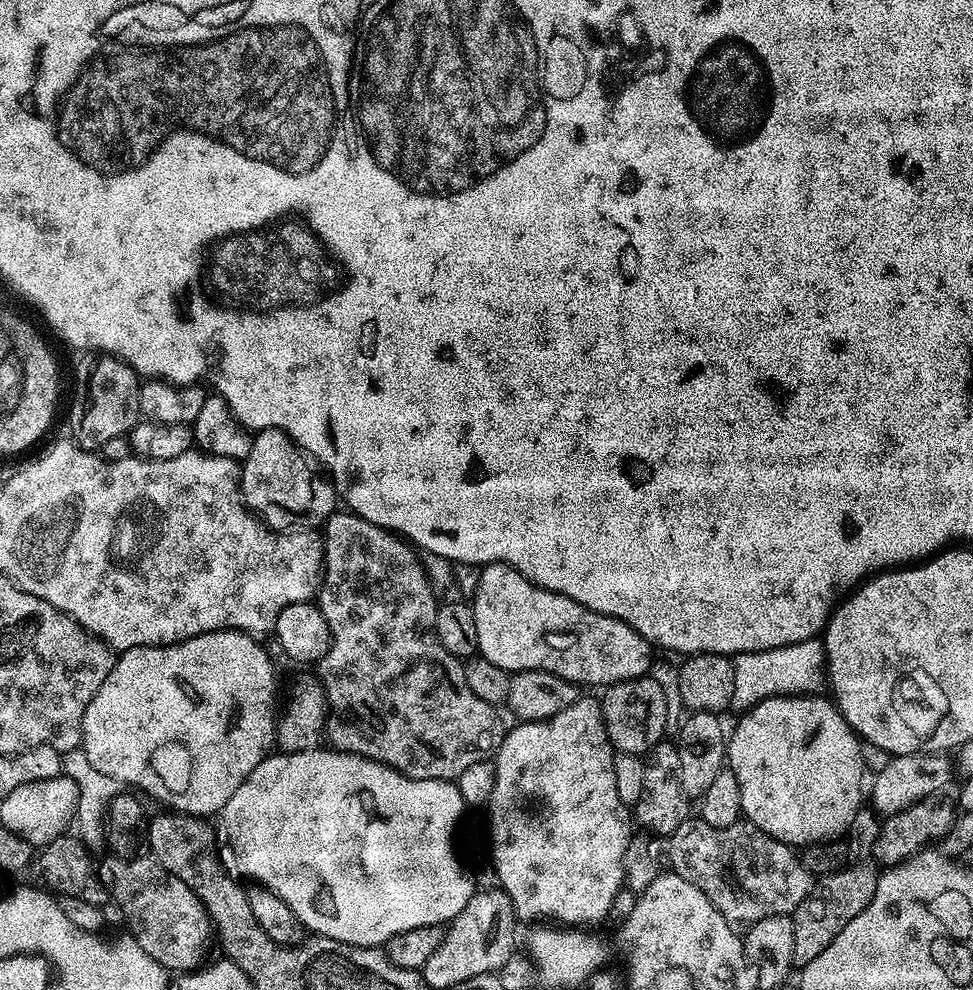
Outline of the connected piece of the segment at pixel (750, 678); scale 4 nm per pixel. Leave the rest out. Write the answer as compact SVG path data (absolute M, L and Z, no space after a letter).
M798 643L787 644L772 651L742 652L733 657L734 693L731 695L731 709L735 709L738 714L744 714L755 708L761 700L797 697L800 688L804 688L804 691L811 695L812 692L808 684L804 684L804 680L812 676L812 660L804 660L808 668L800 668L800 656L820 656L820 670L827 673L825 652L816 652L816 648L812 648L812 652L804 652L804 648L800 648Z

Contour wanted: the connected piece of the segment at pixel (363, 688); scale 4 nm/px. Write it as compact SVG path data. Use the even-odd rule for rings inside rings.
M337 510L324 521L322 525L324 544L323 576L318 591L318 607L322 618L330 626L332 644L327 654L318 662L318 679L324 687L328 698L328 707L331 709L326 725L326 740L337 752L353 752L383 764L389 764L394 770L406 774L410 778L419 780L451 780L455 781L464 770L474 766L474 762L489 759L504 740L505 725L500 725L496 717L497 709L491 704L482 702L470 686L466 686L466 674L463 663L452 656L440 645L434 630L434 618L438 607L438 596L432 591L431 582L425 572L425 565L421 557L416 557L417 551L411 543L405 542L397 533L387 528L374 526L374 522L366 522L366 518L356 516L347 510Z

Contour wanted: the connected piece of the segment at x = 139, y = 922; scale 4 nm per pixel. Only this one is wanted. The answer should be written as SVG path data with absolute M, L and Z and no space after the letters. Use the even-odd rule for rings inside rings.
M154 858L149 859L149 864L134 865L132 872L136 875L133 884L128 880L110 884L111 895L116 895L116 904L128 923L127 931L132 939L169 973L197 971L205 963L208 943L214 940L214 925L204 903L182 878L174 878Z

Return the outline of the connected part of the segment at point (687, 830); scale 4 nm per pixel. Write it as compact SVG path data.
M689 818L667 840L671 871L698 886L714 907L737 925L751 926L771 916L792 916L812 892L814 877L800 861L797 849L783 844L778 836L766 834L747 819L719 828L705 820Z

